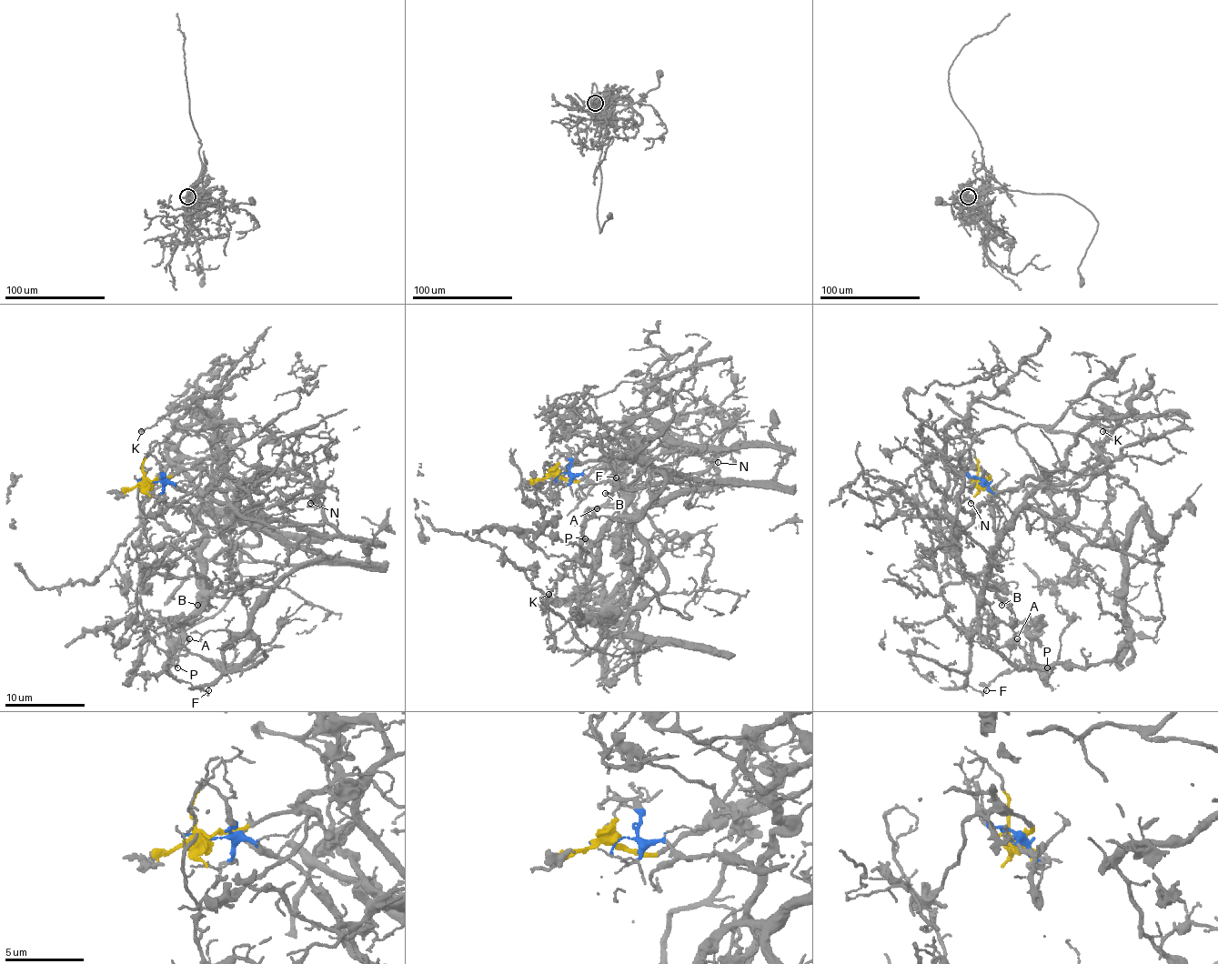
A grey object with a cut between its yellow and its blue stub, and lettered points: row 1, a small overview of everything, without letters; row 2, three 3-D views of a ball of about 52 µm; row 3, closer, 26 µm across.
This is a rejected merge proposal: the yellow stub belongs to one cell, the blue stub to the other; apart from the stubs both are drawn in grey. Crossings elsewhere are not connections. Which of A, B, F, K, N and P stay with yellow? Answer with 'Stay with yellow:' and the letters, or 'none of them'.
Stay with yellow: K, N

